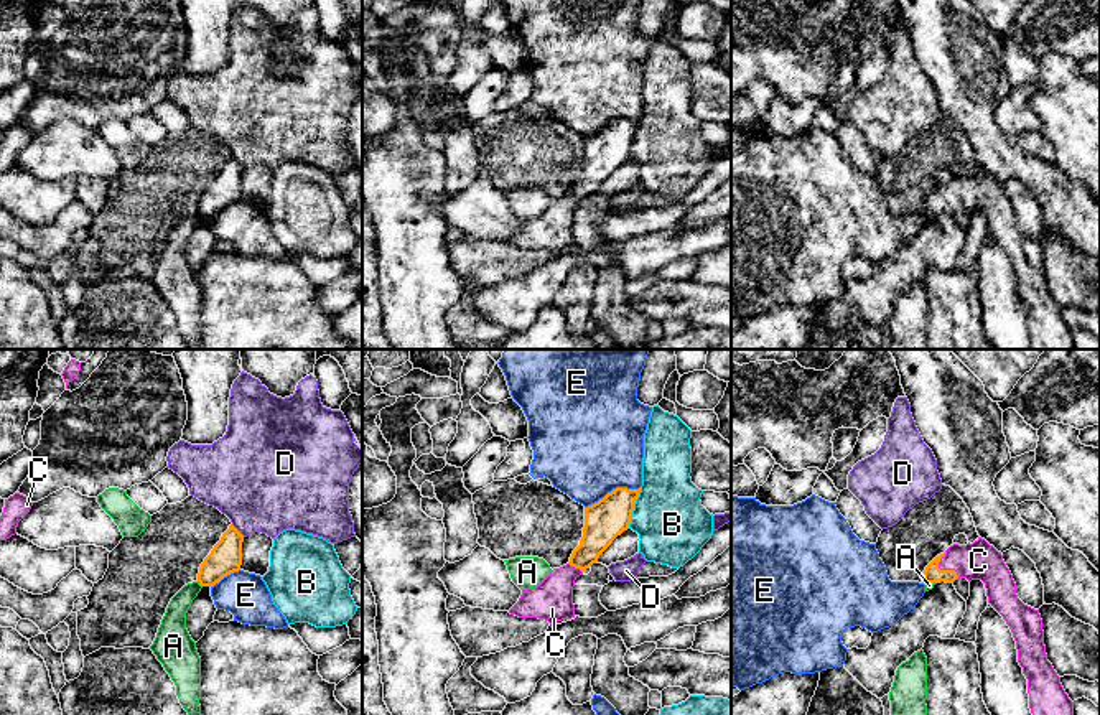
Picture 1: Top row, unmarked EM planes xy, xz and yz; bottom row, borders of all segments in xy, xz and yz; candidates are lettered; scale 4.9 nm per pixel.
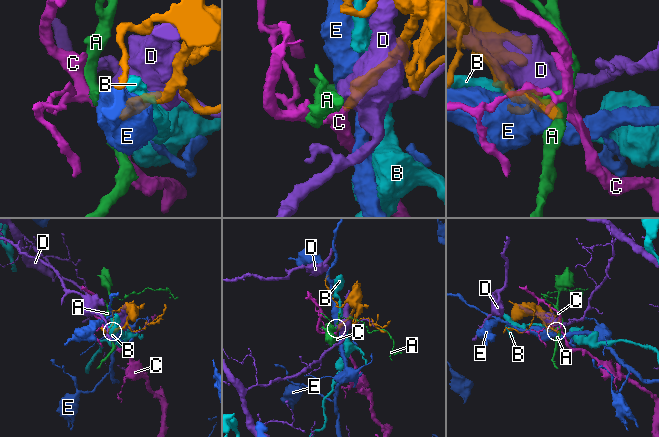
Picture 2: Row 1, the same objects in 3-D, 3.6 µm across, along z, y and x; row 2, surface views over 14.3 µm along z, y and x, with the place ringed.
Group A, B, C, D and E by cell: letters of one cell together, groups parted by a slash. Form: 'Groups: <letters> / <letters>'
Groups: A / B / C / D / E

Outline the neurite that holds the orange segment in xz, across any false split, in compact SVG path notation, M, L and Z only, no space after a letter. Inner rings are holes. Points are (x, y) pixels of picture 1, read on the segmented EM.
M616 488L598 502L585 507L585 527L580 545L570 562L553 568L535 588L522 590L519 601L509 610L519 618L538 618L550 624L575 618L575 580L629 529L639 489Z

